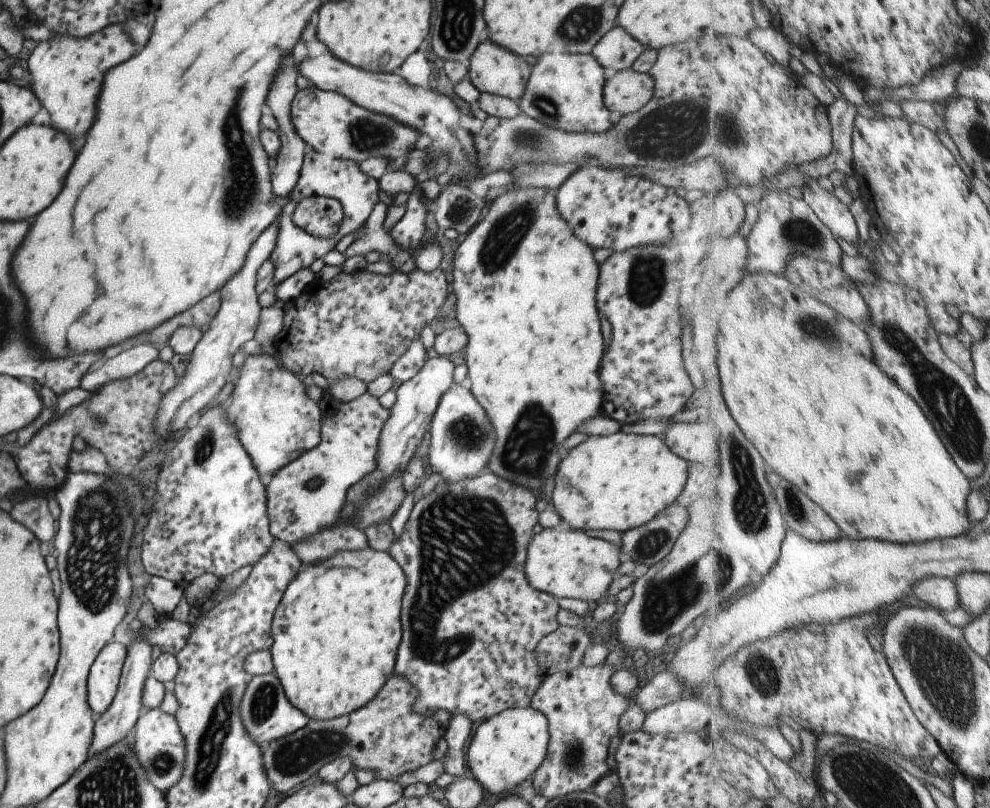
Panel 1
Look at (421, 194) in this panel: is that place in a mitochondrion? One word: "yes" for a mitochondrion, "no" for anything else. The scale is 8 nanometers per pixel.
no

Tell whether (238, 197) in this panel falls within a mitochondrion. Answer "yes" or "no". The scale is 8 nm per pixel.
yes

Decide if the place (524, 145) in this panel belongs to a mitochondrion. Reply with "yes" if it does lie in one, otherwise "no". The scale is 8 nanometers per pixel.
yes

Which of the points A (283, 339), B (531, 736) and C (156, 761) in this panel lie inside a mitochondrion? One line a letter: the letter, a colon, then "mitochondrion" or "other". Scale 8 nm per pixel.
A: other
B: other
C: mitochondrion

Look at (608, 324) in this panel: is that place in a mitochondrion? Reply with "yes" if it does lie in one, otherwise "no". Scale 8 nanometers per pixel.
no

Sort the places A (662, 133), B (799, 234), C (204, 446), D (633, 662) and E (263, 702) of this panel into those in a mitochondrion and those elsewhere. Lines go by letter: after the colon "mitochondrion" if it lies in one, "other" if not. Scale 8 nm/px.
A: mitochondrion
B: mitochondrion
C: mitochondrion
D: other
E: mitochondrion

